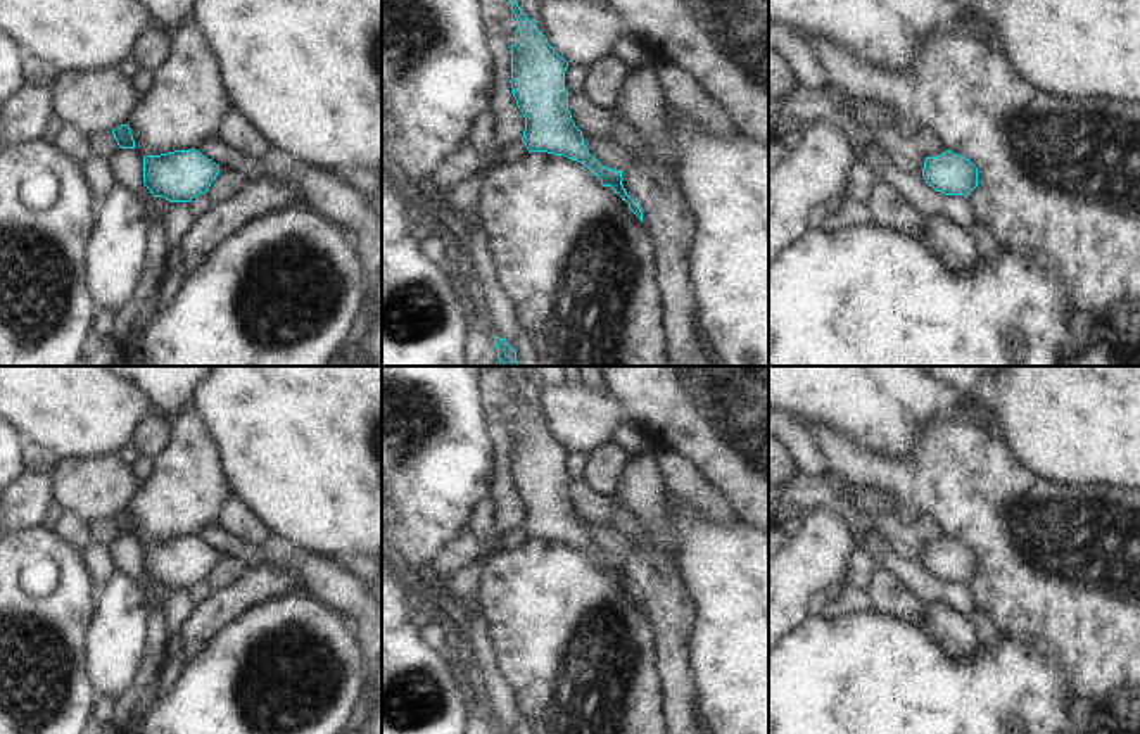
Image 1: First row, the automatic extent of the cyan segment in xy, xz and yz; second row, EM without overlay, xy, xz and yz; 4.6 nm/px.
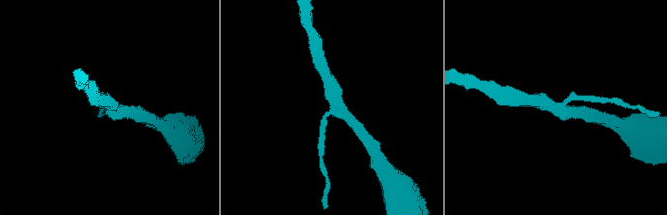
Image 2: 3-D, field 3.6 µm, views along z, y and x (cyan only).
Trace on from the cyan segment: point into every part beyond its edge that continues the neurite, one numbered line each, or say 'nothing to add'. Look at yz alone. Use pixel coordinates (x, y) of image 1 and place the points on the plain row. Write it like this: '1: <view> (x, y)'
nothing to add

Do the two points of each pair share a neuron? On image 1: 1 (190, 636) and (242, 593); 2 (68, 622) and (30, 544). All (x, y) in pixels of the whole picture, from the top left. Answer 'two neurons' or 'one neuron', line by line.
1: one neuron
2: one neuron

